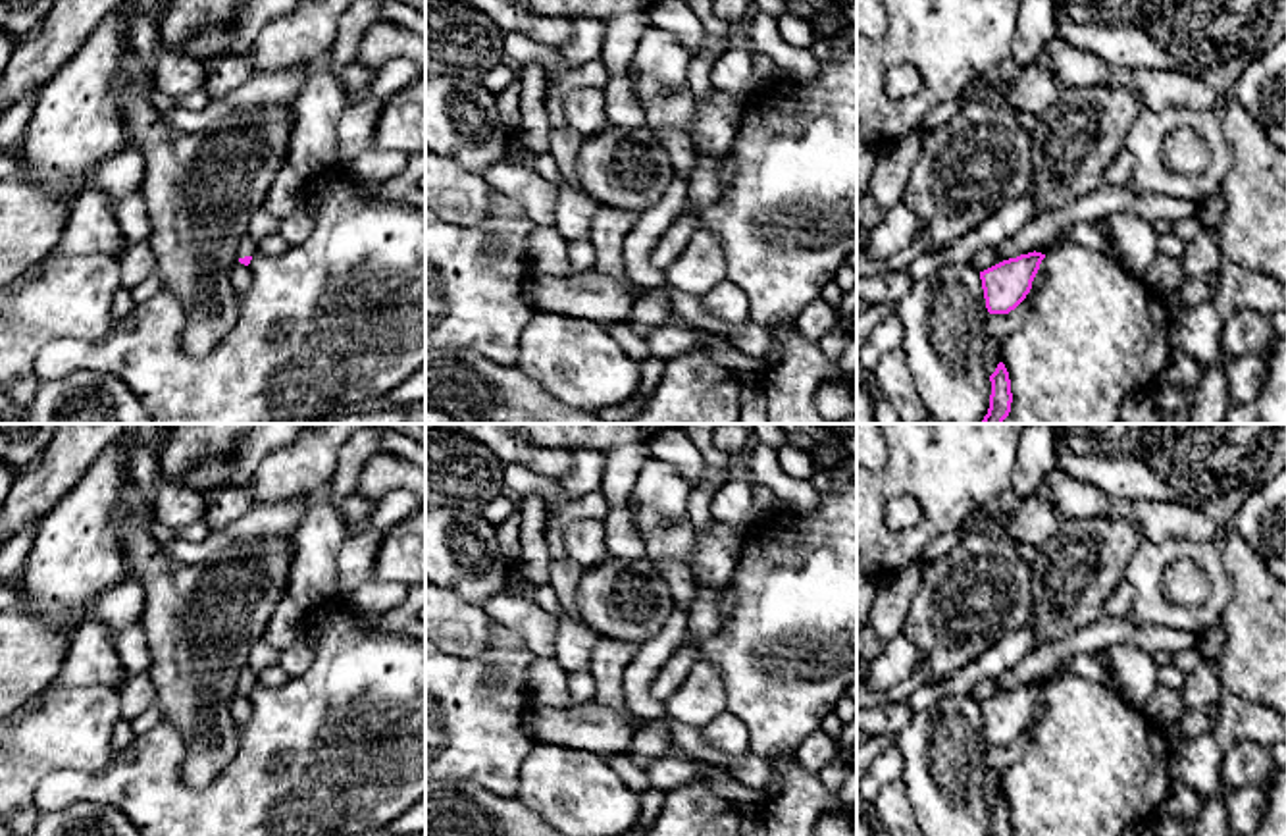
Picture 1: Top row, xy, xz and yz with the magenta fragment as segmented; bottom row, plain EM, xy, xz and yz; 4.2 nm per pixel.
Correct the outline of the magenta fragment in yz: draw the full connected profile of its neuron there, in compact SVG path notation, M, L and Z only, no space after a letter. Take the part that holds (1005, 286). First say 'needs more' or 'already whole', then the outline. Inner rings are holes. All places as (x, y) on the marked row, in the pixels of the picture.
needs more; M1068 229L1061 231L1034 252L1003 260L980 272L986 308L990 314L1009 314L1026 299L1042 260L1070 243L1067 233Z

